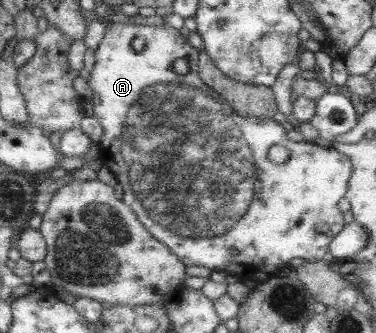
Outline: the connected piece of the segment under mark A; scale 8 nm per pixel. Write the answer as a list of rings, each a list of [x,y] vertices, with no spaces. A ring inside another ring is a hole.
[[[118,17],[117,21],[105,30],[105,35],[95,50],[95,66],[88,79],[93,93],[93,116],[103,126],[103,135],[98,144],[101,151],[111,151],[111,143],[122,142],[119,157],[123,157],[126,161],[130,179],[127,179],[127,171],[114,173],[114,177],[123,188],[124,203],[135,211],[147,230],[157,240],[167,244],[171,252],[174,252],[187,266],[203,266],[212,271],[222,271],[233,280],[253,280],[259,283],[277,276],[279,270],[290,266],[291,259],[301,258],[307,262],[322,260],[327,253],[330,253],[331,242],[334,242],[335,237],[347,225],[343,219],[343,211],[339,209],[339,201],[346,198],[350,179],[354,174],[354,163],[351,158],[330,145],[325,147],[306,140],[292,141],[287,137],[287,131],[272,118],[239,115],[235,107],[219,91],[215,91],[214,87],[207,86],[202,81],[199,73],[200,51],[190,45],[179,30],[165,22],[159,26],[143,26],[132,24],[128,19]],[[137,37],[145,39],[145,46],[140,52],[134,51],[131,47],[133,39]],[[273,145],[282,145],[288,153],[288,159],[282,164],[275,164],[269,159],[269,149]]]

